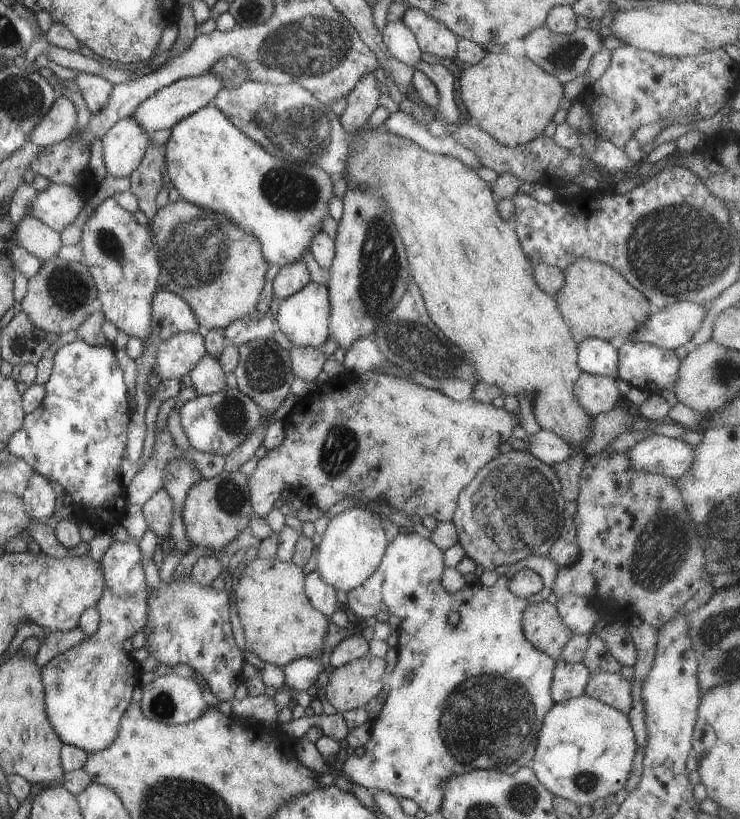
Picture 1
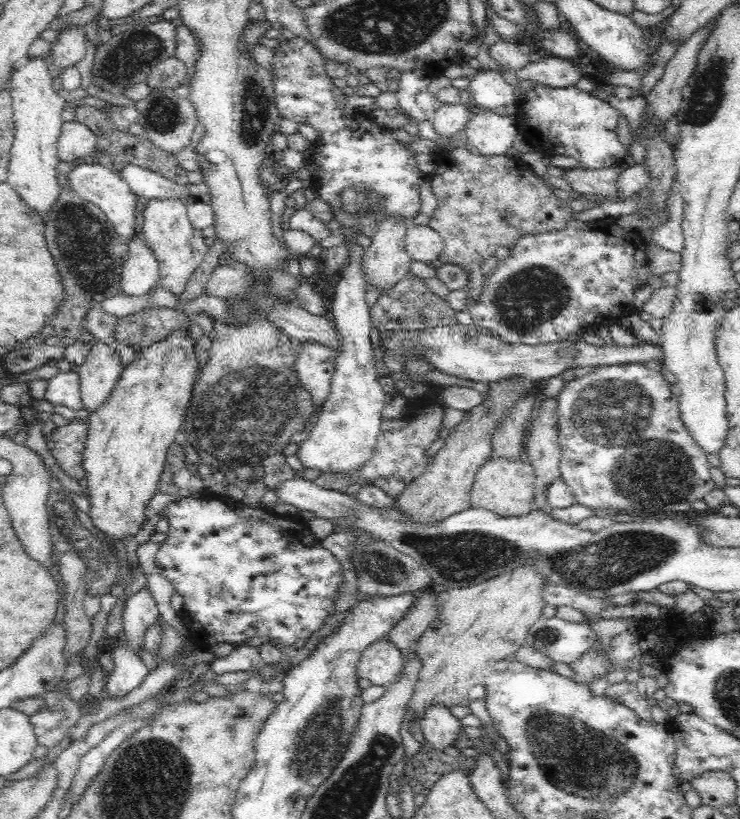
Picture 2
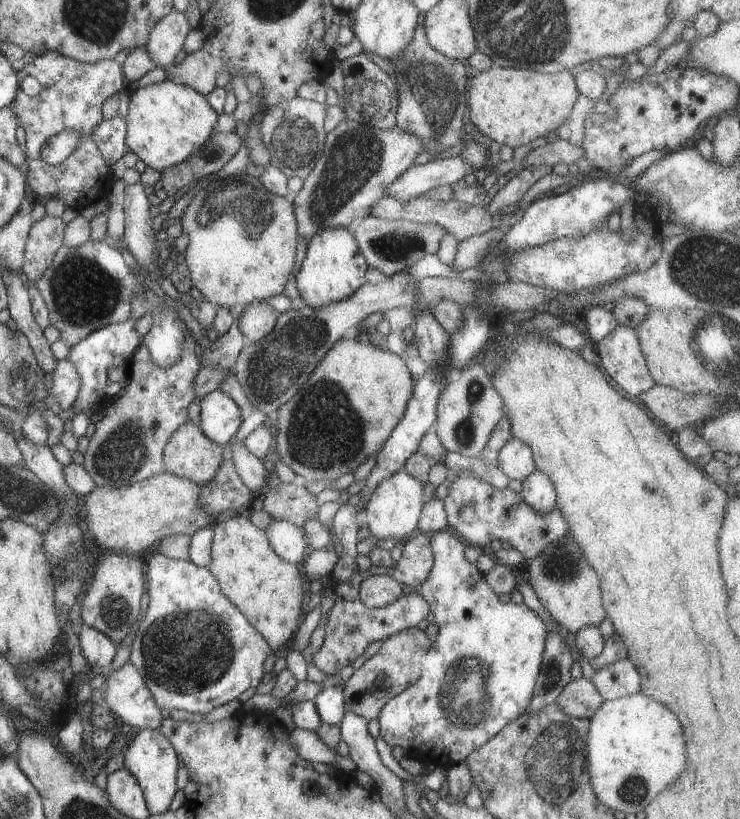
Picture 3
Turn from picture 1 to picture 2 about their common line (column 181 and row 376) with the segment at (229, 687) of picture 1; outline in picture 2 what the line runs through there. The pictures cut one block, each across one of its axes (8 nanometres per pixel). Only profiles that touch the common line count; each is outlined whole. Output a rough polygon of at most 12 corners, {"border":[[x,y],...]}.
{"border":[[644,363],[558,395],[576,503],[688,512],[714,490],[678,398]]}

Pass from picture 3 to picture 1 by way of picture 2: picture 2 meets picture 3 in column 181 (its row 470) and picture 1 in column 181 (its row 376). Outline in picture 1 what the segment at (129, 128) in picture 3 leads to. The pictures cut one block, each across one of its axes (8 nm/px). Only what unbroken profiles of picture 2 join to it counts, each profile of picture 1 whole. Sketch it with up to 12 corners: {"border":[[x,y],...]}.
{"border":[[209,105],[164,143],[181,199],[301,259],[333,194]]}

